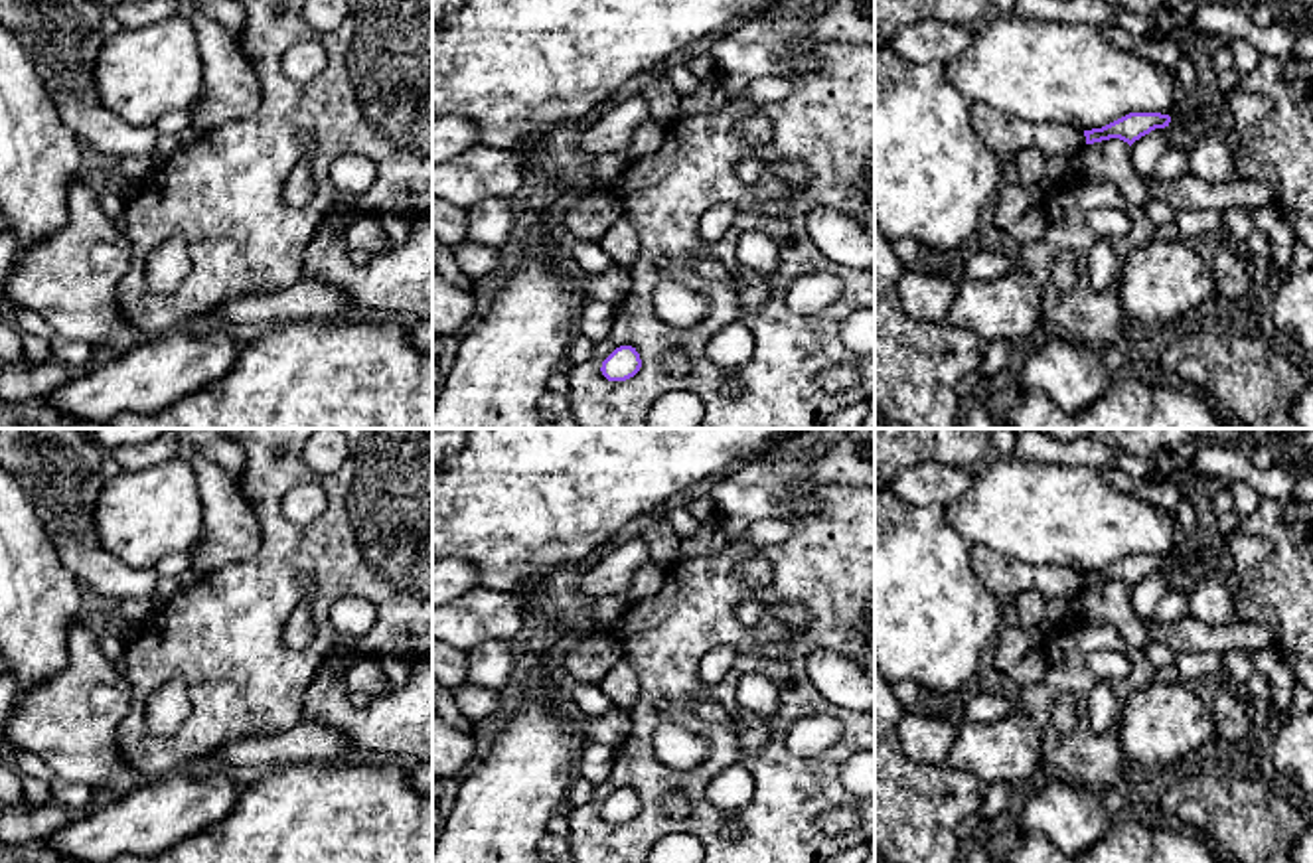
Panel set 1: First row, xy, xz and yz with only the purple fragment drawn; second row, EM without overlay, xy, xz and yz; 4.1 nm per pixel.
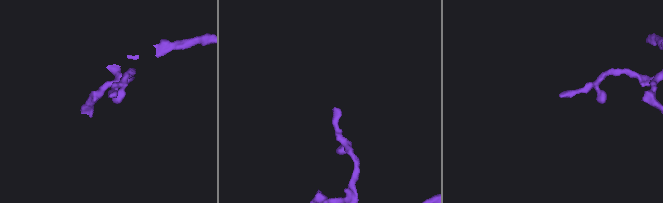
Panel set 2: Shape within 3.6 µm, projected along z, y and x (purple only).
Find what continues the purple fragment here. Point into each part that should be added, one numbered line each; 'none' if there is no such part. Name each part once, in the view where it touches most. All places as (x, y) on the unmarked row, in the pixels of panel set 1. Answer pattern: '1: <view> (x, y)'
none

